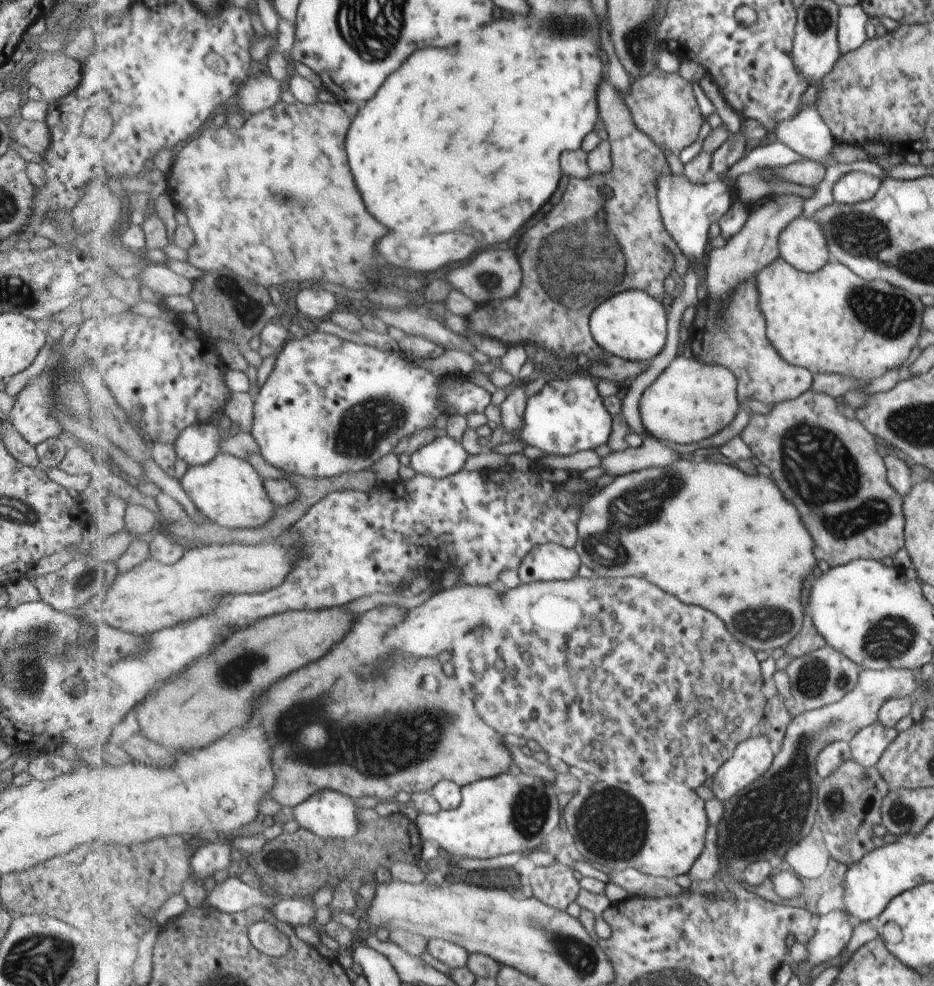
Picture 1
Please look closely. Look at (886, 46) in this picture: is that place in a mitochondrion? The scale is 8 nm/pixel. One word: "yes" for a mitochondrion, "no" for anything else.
no

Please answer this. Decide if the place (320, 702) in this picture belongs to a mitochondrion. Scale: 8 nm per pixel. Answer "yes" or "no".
yes

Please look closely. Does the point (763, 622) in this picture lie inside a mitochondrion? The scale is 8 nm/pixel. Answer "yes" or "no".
yes

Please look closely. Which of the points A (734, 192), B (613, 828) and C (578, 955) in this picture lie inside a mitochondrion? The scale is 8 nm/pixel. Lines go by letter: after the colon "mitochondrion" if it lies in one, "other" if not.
A: other
B: mitochondrion
C: mitochondrion

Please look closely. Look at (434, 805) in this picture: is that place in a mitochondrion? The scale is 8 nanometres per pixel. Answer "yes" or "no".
no

